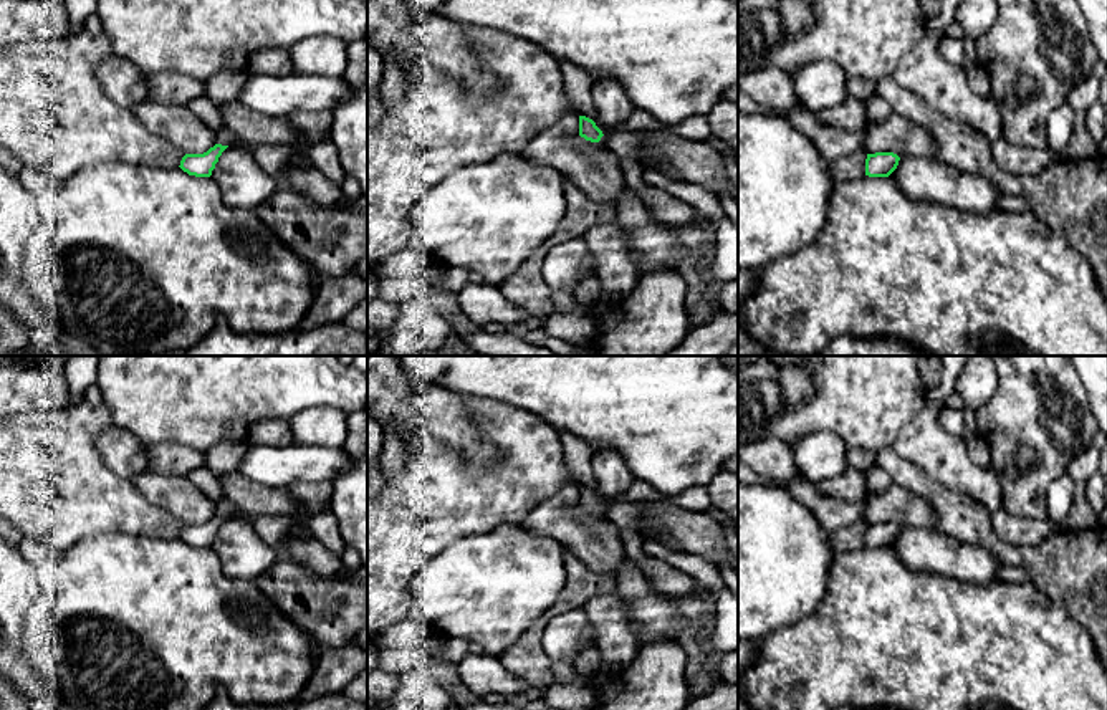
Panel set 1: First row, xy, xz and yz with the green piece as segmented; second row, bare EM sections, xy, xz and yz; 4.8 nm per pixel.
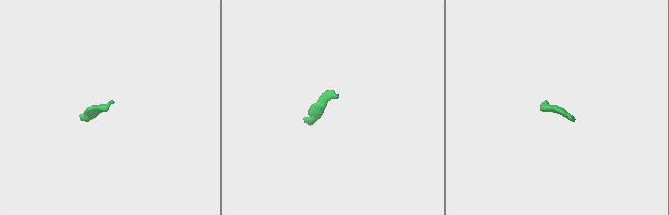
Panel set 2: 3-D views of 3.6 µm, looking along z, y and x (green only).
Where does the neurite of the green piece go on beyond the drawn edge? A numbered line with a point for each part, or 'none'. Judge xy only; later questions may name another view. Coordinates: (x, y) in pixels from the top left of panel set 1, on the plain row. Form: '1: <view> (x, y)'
1: xy (224, 507)

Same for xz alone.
1: xz (578, 454)

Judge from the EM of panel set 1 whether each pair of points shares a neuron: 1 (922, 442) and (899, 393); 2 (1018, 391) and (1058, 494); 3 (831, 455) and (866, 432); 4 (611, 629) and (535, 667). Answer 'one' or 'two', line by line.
1: two
2: two
3: two
4: two

